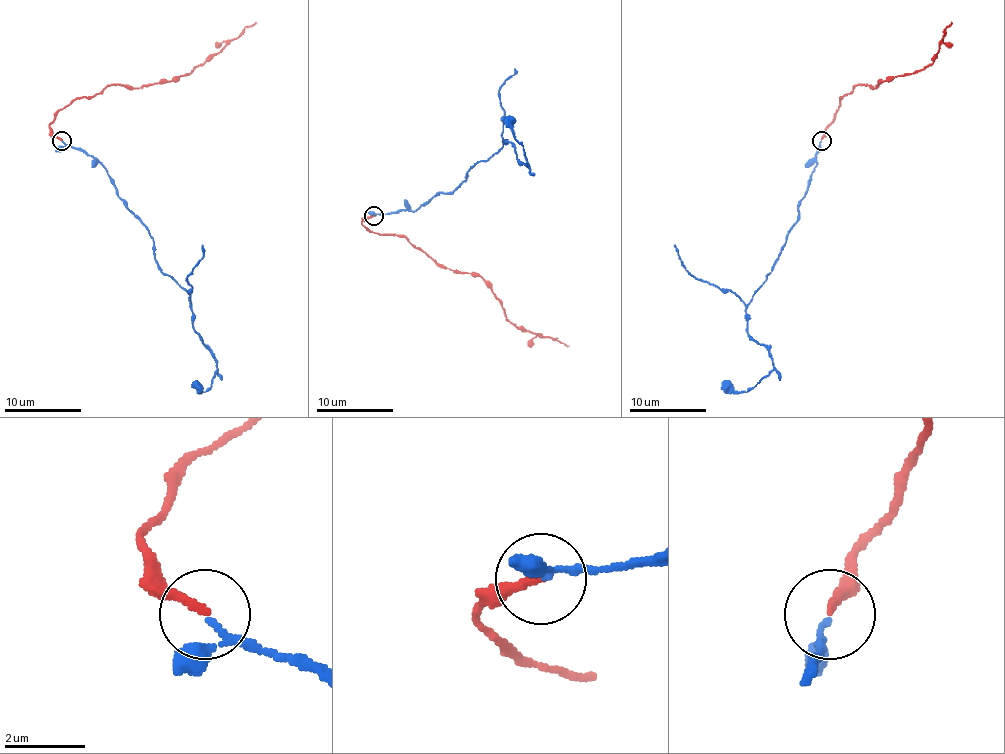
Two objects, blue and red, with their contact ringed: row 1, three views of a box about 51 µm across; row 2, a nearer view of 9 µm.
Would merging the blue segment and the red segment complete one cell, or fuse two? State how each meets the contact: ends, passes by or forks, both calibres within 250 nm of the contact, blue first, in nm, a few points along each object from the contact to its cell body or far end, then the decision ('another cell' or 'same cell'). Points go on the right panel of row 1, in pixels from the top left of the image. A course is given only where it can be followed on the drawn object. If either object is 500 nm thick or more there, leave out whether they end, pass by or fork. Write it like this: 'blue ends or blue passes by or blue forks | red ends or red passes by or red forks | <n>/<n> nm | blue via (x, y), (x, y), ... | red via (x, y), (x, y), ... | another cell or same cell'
blue passes by | red ends | 100/200 nm | blue via (821, 142), (798, 220), (746, 308), (746, 331), (769, 352), (773, 369), (746, 392), (731, 392), (721, 383) | red via (821, 140), (838, 109), (840, 98), (857, 84), (874, 88), (880, 82), (930, 65), (937, 55), (951, 23) | same cell

